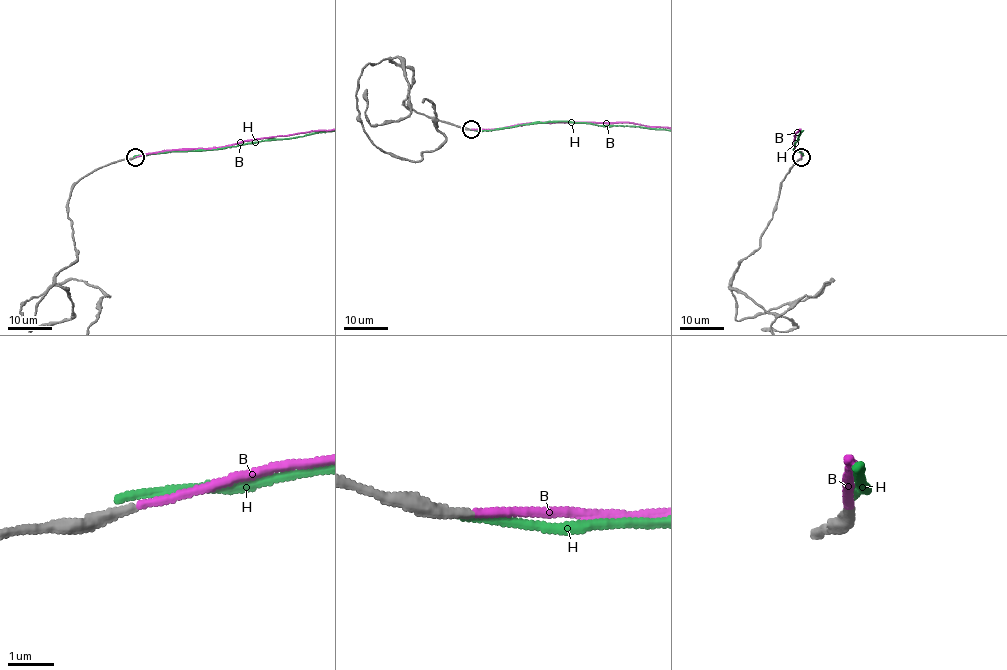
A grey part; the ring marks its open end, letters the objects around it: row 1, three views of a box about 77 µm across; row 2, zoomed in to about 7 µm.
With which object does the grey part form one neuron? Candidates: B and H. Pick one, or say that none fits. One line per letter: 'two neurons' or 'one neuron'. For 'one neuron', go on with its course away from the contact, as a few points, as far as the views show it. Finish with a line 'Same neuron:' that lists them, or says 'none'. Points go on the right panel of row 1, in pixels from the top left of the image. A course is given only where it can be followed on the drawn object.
B: one neuron
H: two neurons
Same neuron: B

